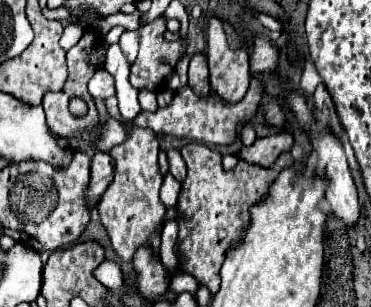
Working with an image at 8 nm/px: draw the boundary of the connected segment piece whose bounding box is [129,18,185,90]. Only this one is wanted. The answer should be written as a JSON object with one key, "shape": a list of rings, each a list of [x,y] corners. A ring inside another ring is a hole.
{"shape":[[[157,18],[147,26],[139,28],[139,54],[137,60],[131,64],[131,84],[141,90],[159,90],[167,84],[175,62],[185,50],[185,42],[165,42],[165,20]],[[165,60],[165,64],[161,64]]]}

